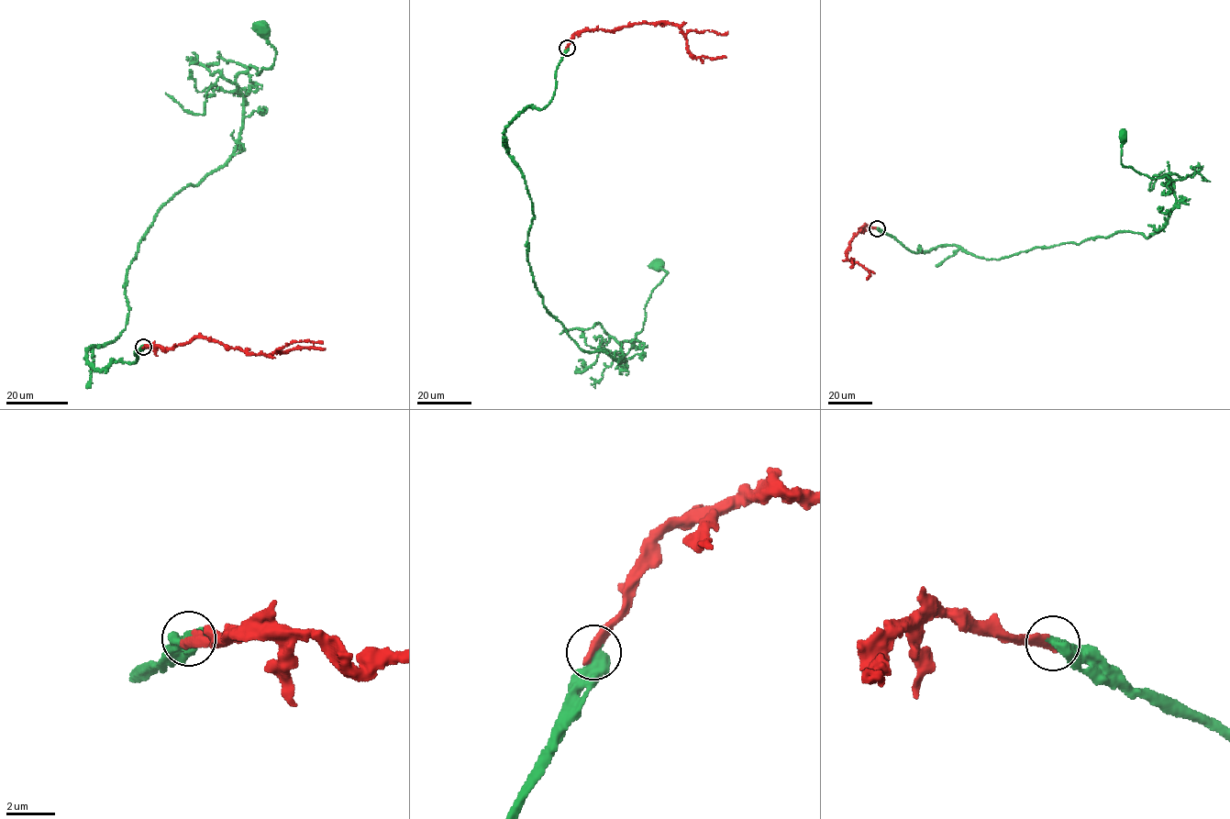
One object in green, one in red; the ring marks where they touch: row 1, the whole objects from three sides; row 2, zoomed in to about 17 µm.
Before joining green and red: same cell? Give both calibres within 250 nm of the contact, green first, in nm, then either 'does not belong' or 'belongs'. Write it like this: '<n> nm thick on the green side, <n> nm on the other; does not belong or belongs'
550 nm thick on the green side, 440 nm on the other; belongs

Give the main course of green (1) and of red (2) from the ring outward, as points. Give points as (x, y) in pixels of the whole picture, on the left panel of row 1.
1: (143, 347), (86, 359), (125, 328), (156, 214), (233, 152), (236, 76), (273, 64), (262, 29)
2: (143, 347), (172, 348), (201, 337), (227, 347), (268, 355), (279, 350), (325, 348)

